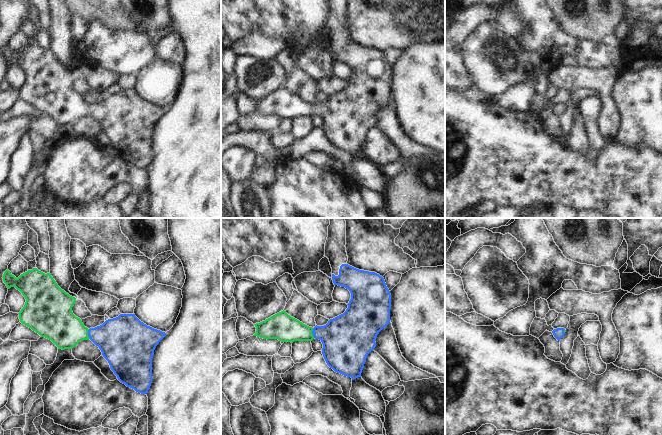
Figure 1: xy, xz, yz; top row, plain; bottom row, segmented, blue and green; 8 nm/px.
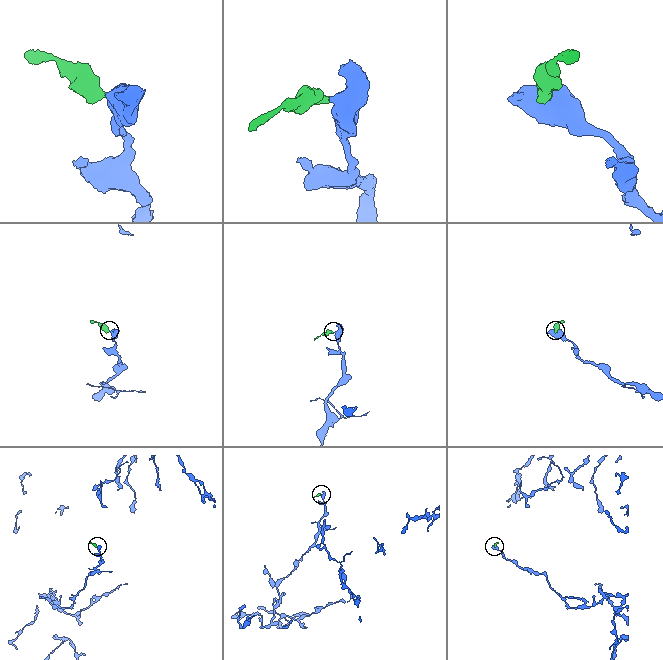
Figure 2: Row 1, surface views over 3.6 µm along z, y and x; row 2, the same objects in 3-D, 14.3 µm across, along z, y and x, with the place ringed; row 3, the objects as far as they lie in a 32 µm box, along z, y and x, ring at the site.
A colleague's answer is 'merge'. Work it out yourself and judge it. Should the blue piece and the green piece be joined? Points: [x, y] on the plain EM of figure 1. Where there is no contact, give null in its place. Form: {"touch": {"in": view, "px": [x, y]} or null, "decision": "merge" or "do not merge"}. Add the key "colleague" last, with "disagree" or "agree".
{"touch": {"in": "xy", "px": [88, 110]}, "decision": "merge", "colleague": "agree"}

